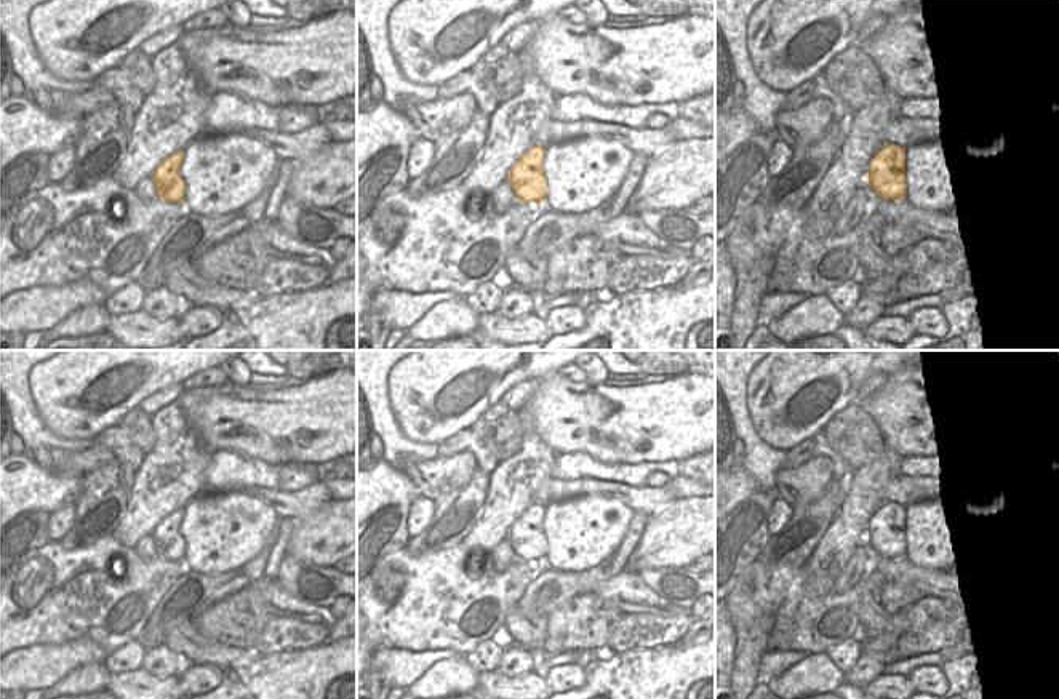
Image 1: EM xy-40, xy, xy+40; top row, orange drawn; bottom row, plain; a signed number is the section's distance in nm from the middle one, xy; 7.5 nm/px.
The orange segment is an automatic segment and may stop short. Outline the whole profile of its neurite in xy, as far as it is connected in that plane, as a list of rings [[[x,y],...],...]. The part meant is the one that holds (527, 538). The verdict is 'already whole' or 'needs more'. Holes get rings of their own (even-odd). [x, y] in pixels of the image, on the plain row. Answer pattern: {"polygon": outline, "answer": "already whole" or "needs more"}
{"polygon": [[[542,504],[528,507],[510,526],[509,542],[522,561],[542,561],[547,555],[547,539],[542,529],[544,520]]], "answer": "already whole"}

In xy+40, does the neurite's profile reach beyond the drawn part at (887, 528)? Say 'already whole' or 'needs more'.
already whole

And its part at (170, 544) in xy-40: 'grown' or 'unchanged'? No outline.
unchanged

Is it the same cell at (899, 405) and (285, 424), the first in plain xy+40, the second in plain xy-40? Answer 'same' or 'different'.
same

